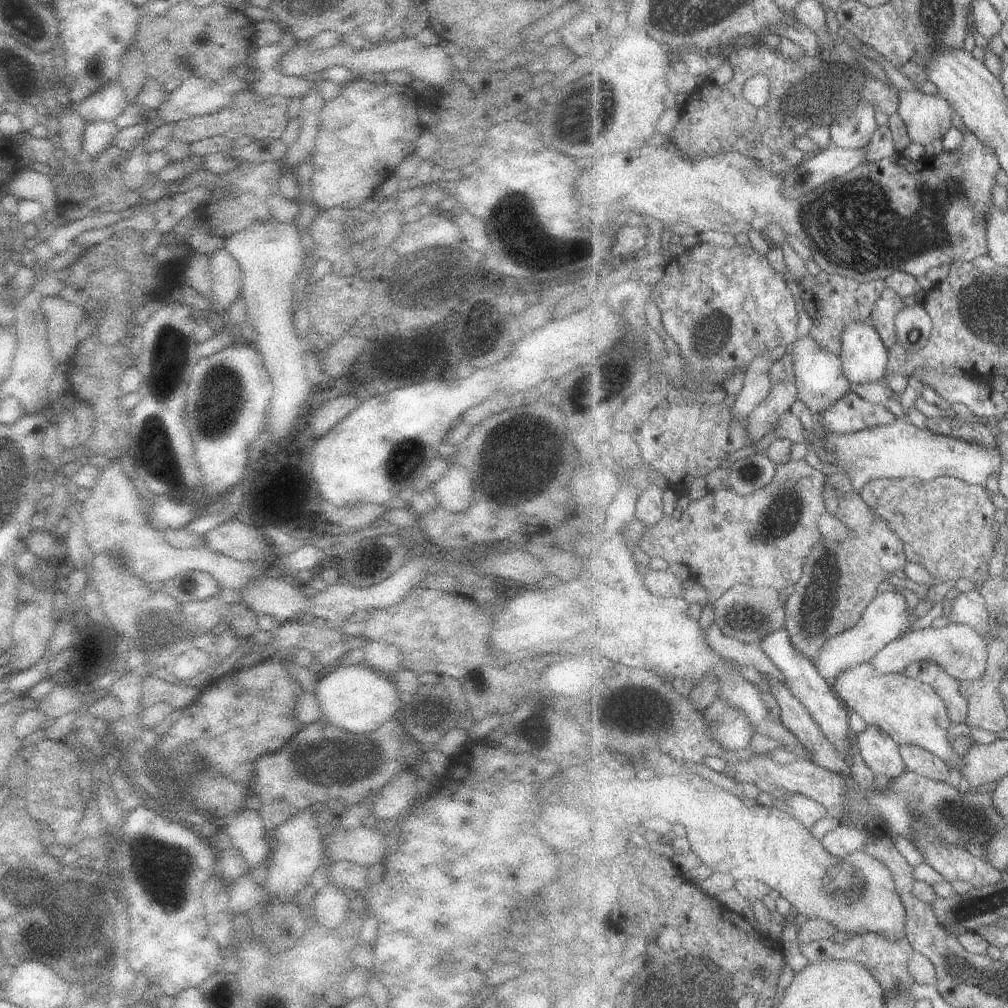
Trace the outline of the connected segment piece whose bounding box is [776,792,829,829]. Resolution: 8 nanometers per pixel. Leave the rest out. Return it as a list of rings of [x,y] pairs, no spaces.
[[[788,792],[786,798],[777,800],[776,805],[784,808],[811,829],[829,815],[829,810],[824,804],[802,793]]]

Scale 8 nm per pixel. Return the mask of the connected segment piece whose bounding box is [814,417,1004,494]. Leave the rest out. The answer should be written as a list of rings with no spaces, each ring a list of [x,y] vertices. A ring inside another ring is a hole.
[[[900,417],[894,424],[845,435],[831,433],[817,421],[814,423],[830,465],[841,466],[861,494],[867,484],[879,478],[918,477],[932,480],[948,475],[988,487],[988,481],[997,480],[1004,469],[1002,446],[988,447],[961,437],[941,435],[928,427],[918,428],[906,417]]]

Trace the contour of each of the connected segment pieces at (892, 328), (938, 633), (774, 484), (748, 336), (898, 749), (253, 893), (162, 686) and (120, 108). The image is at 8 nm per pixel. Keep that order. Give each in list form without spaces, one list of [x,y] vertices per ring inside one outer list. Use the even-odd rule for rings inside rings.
[[[886,289],[882,298],[876,303],[870,322],[879,330],[887,347],[899,343],[896,317],[906,308],[906,300],[894,289]]]
[[[950,623],[945,627],[934,628],[932,625],[925,629],[908,632],[898,640],[880,651],[871,661],[876,672],[881,674],[904,673],[905,670],[920,660],[932,660],[942,665],[952,676],[961,681],[971,681],[982,678],[989,665],[989,642],[977,628],[962,623]]]
[[[805,459],[791,460],[779,465],[776,478],[754,494],[742,496],[732,488],[709,490],[701,499],[696,499],[678,519],[666,515],[656,526],[649,526],[642,537],[642,550],[651,557],[661,557],[668,563],[687,564],[693,570],[693,578],[708,590],[710,604],[720,600],[730,588],[740,582],[754,587],[788,588],[796,584],[804,574],[804,564],[818,542],[824,540],[820,519],[828,513],[824,490],[829,482],[829,471],[810,466]]]
[[[702,242],[701,246],[697,245],[693,249],[680,250],[679,256],[671,262],[671,265],[665,272],[665,277],[657,284],[653,292],[652,301],[660,308],[665,328],[664,332],[673,338],[680,346],[682,354],[687,356],[689,375],[692,375],[695,381],[697,381],[698,377],[701,379],[708,377],[713,383],[722,383],[724,386],[725,380],[732,371],[736,369],[748,370],[758,355],[763,355],[766,351],[772,351],[774,348],[778,348],[778,346],[787,347],[789,344],[795,345],[800,339],[800,334],[798,334],[800,310],[798,310],[798,304],[796,304],[796,296],[794,296],[794,293],[798,291],[795,283],[789,280],[786,275],[777,272],[774,266],[770,264],[768,257],[760,254],[750,242],[747,242],[745,245],[737,244],[731,248],[715,243]]]
[[[869,726],[859,734],[857,750],[874,774],[883,773],[896,780],[909,771],[901,745],[878,726]]]
[[[251,873],[236,880],[234,884],[229,885],[229,888],[229,909],[233,917],[270,901],[267,887],[256,883]]]
[[[148,673],[141,682],[142,700],[141,705],[144,709],[156,703],[174,704],[176,708],[188,706],[196,700],[200,694],[196,688],[182,688],[182,686],[172,686],[164,680],[160,680],[152,673]]]
[[[114,79],[87,96],[78,105],[78,110],[88,124],[92,121],[115,121],[128,105],[123,84],[120,79]]]

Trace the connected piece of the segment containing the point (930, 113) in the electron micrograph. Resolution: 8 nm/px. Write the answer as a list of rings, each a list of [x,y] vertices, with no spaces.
[[[916,89],[900,91],[899,115],[905,121],[914,143],[926,146],[944,139],[958,125],[958,117],[950,101],[940,94],[930,95]]]

